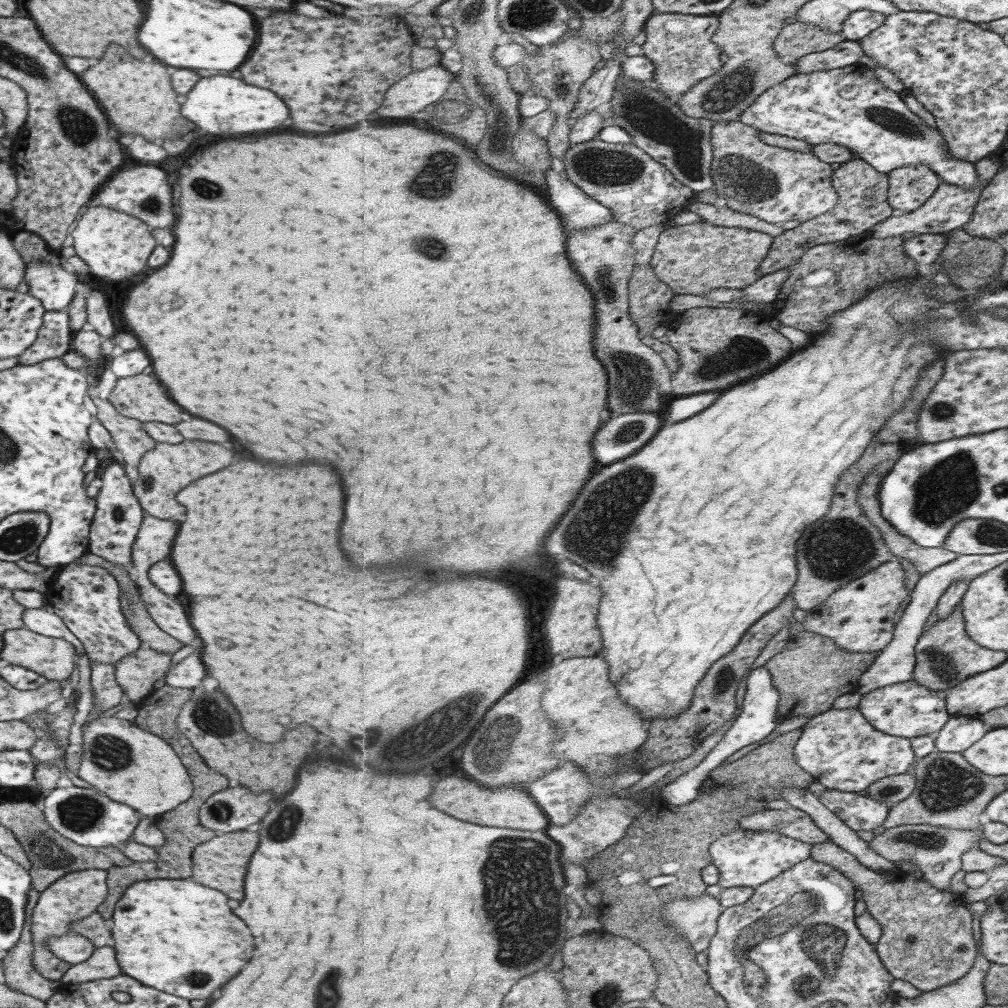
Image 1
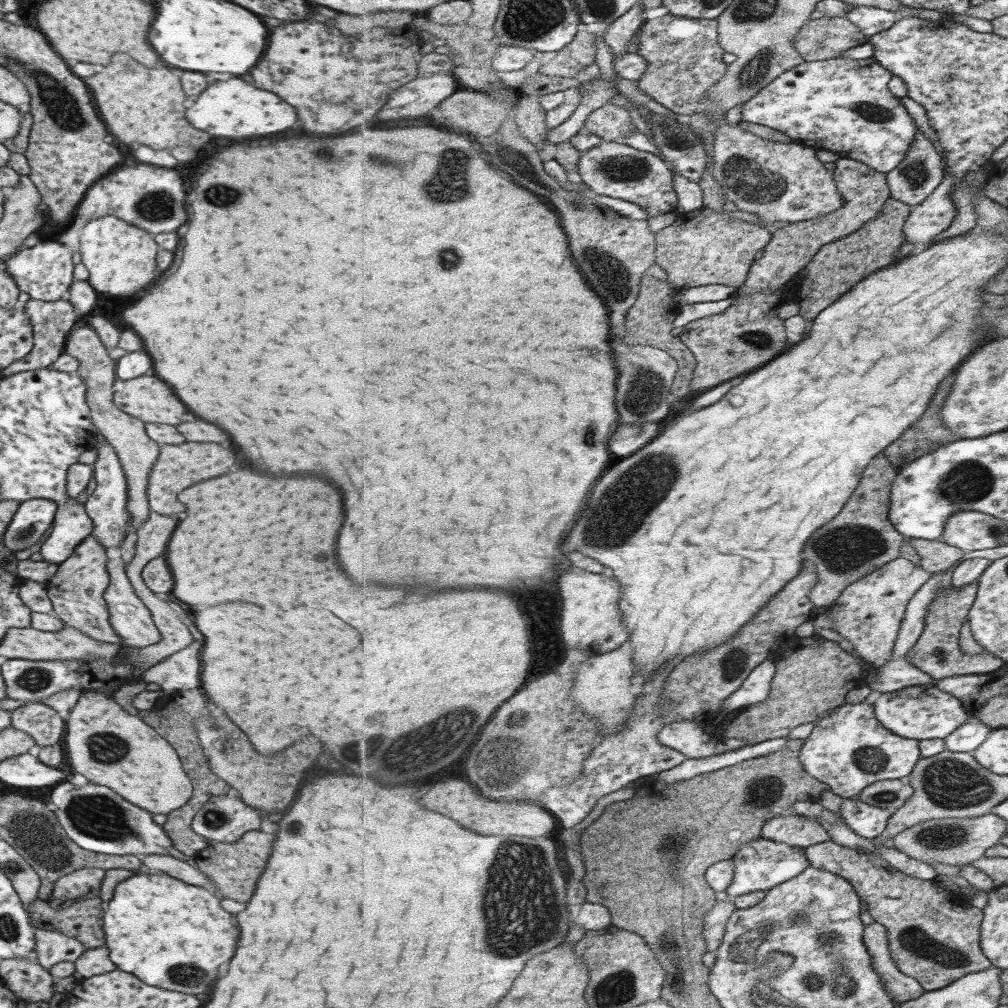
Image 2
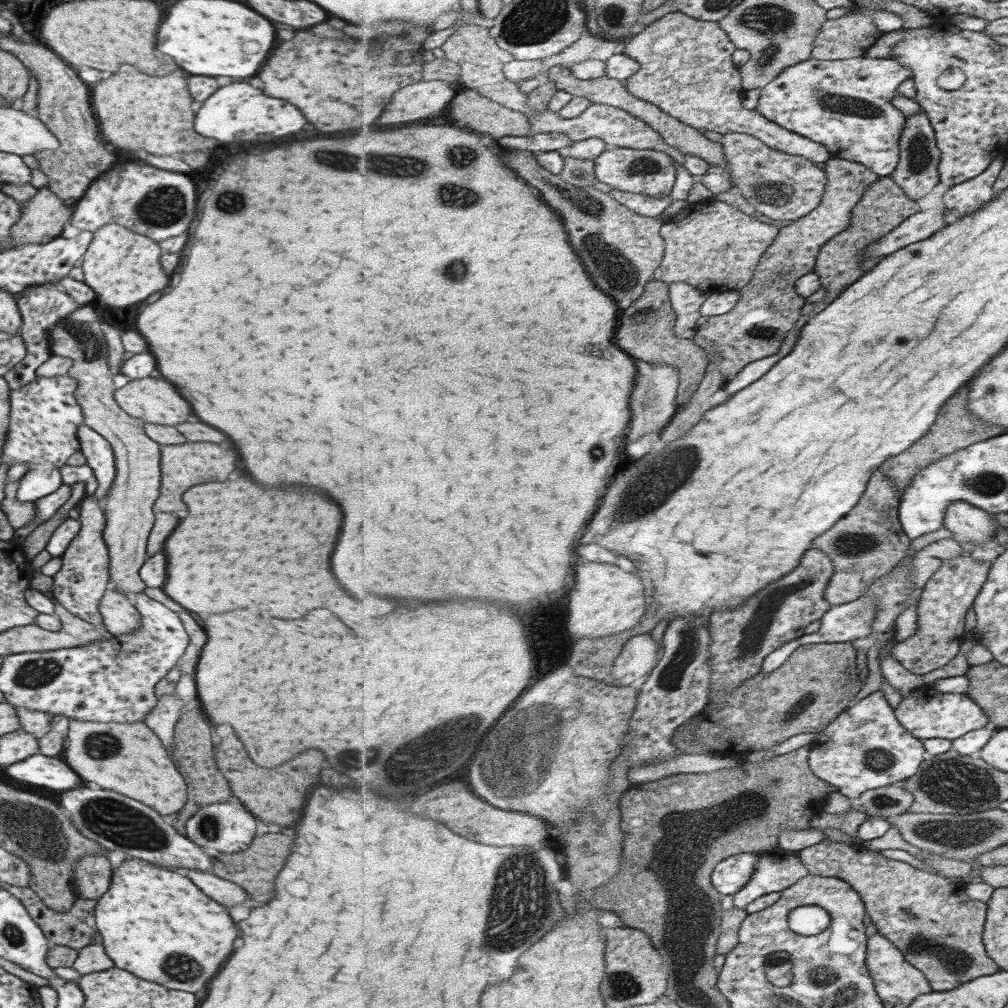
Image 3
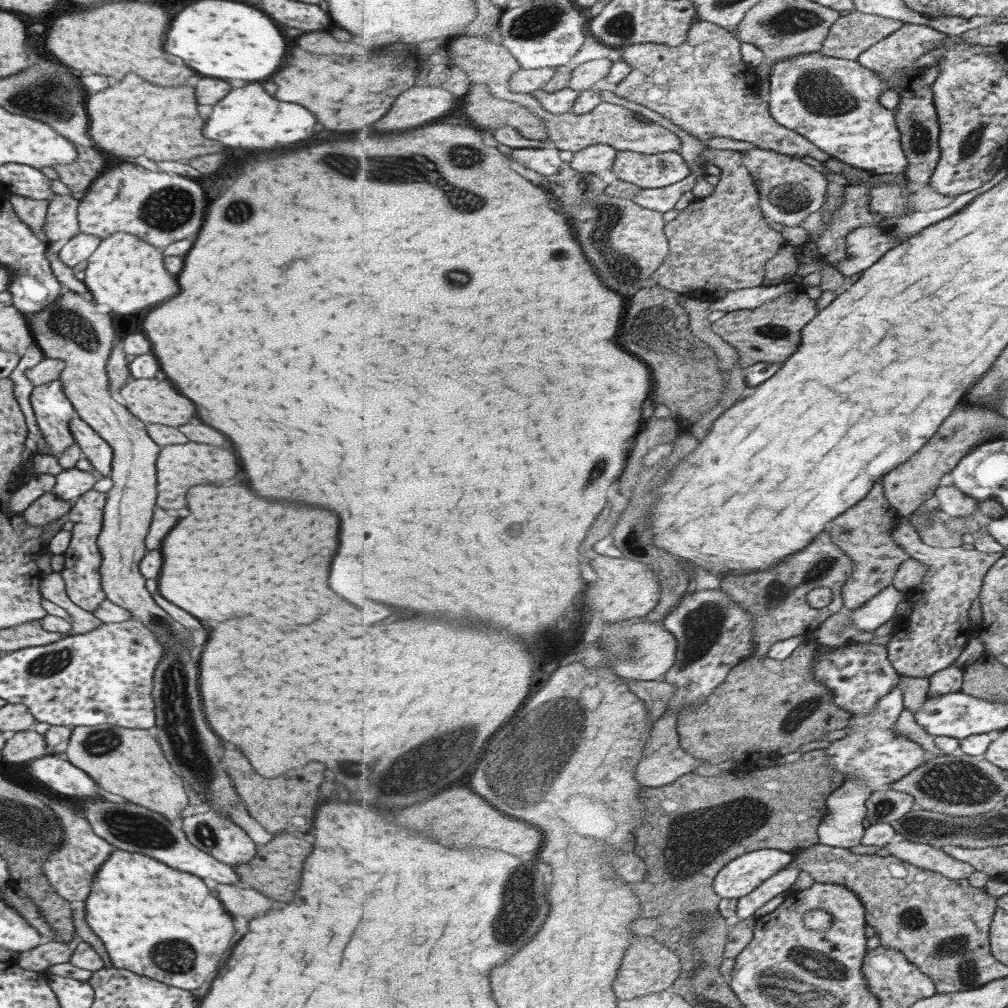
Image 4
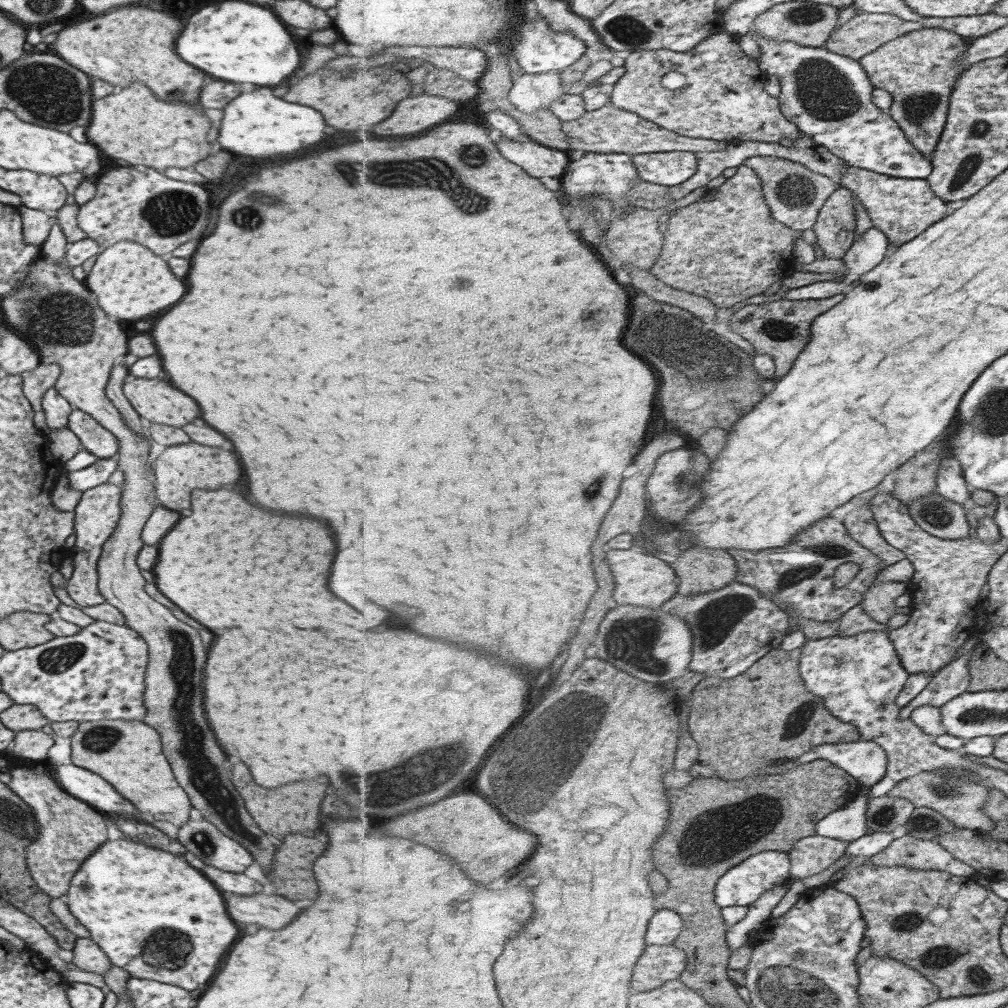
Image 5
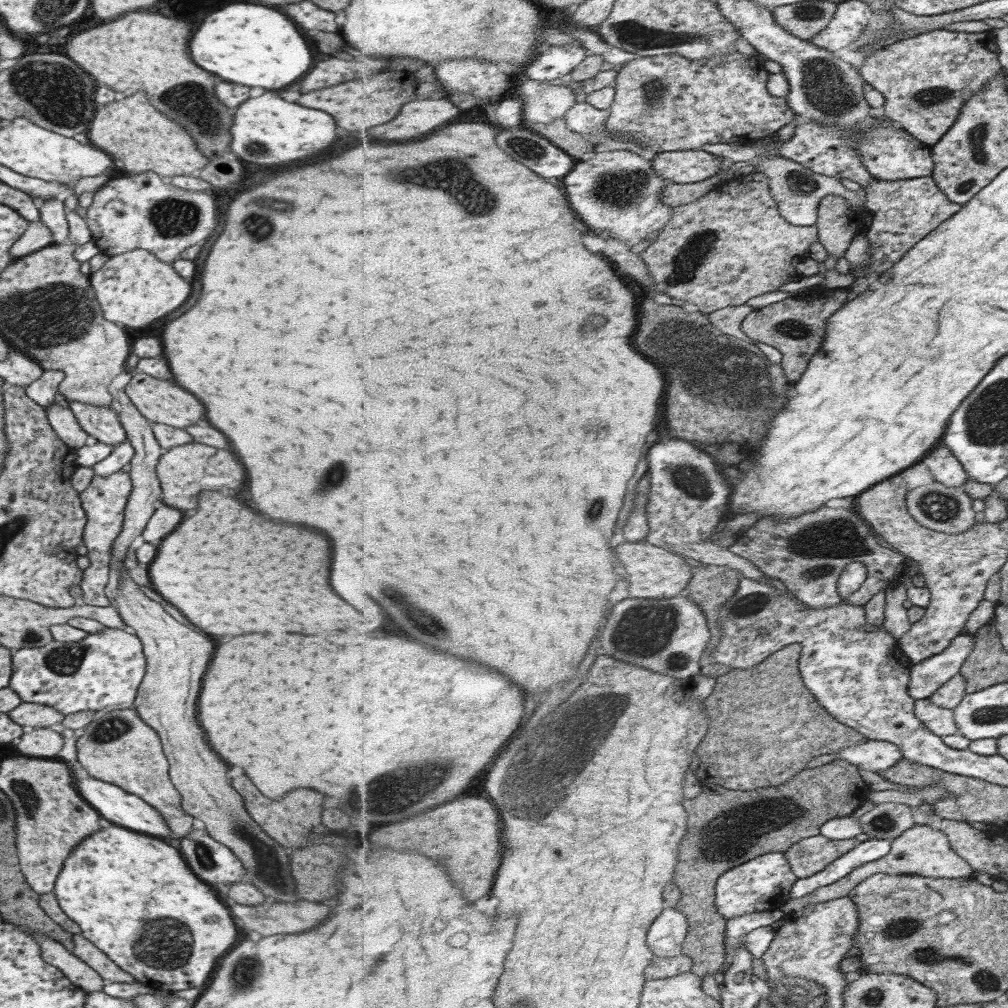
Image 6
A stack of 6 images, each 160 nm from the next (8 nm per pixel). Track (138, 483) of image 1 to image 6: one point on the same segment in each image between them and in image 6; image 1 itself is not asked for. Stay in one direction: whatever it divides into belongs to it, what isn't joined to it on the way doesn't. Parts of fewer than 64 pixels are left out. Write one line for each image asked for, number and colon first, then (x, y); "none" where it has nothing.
2: (177, 467)
3: (182, 466)
4: (178, 467)
5: (177, 470)
6: (180, 471)

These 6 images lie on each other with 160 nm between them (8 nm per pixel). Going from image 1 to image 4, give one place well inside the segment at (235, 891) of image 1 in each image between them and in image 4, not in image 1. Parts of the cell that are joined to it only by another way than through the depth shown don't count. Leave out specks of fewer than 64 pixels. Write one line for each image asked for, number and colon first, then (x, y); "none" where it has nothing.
2: (235, 866)
3: (254, 869)
4: (274, 871)

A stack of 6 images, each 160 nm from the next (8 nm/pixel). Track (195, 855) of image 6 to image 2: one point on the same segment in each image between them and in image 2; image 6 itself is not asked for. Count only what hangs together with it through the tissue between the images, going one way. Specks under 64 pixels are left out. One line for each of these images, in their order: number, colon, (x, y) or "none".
2: (224, 819)
3: (224, 827)
4: (215, 835)
5: (200, 838)

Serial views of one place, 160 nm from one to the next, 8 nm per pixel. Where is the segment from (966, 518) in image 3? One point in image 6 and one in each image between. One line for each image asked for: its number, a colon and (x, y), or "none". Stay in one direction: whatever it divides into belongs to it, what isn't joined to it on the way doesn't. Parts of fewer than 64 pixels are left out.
4: (952, 501)
5: (952, 484)
6: (945, 467)

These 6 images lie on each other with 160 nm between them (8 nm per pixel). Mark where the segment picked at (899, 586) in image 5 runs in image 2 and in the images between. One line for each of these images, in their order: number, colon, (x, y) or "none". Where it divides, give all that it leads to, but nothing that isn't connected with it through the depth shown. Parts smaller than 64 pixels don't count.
2: (862, 539)
3: (870, 542)
4: (865, 532)

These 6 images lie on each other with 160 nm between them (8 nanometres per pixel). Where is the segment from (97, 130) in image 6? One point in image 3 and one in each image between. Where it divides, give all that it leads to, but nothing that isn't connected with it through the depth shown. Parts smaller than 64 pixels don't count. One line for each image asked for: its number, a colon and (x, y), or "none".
3: (135, 112)
4: (134, 118)
5: (134, 126)

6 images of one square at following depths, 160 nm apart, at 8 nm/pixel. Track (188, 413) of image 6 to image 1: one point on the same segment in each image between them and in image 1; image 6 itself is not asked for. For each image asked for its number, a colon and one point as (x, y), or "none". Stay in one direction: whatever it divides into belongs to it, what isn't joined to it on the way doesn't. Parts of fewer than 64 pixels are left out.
1: (140, 397)
2: (146, 398)
3: (153, 401)
4: (154, 401)
5: (156, 401)

